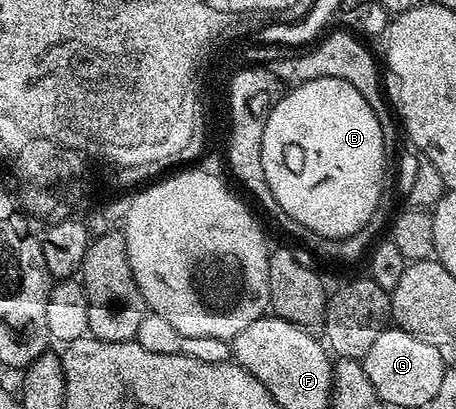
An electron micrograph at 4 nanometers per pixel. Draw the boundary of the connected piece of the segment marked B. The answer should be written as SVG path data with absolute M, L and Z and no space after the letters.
M315 78L315 82L298 84L286 92L271 111L263 131L263 167L271 193L283 211L315 234L333 239L353 235L367 225L386 187L387 159L379 119L358 90L339 78Z

